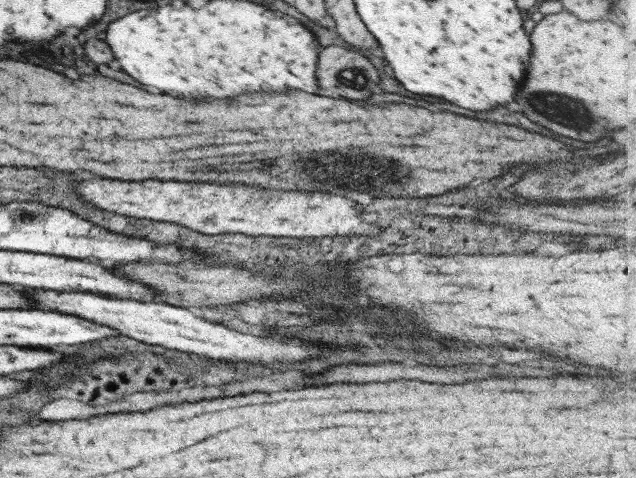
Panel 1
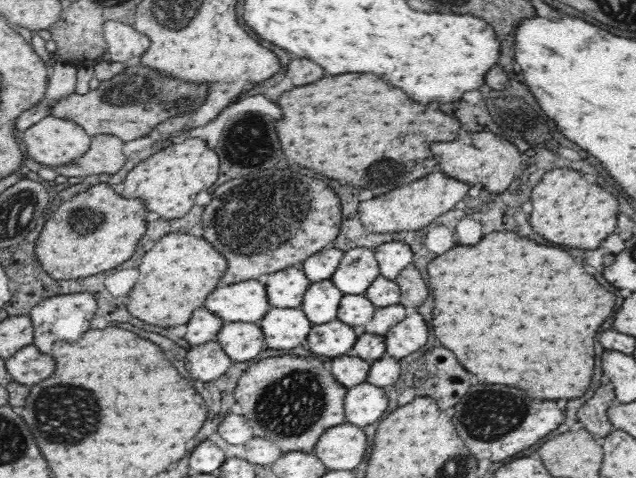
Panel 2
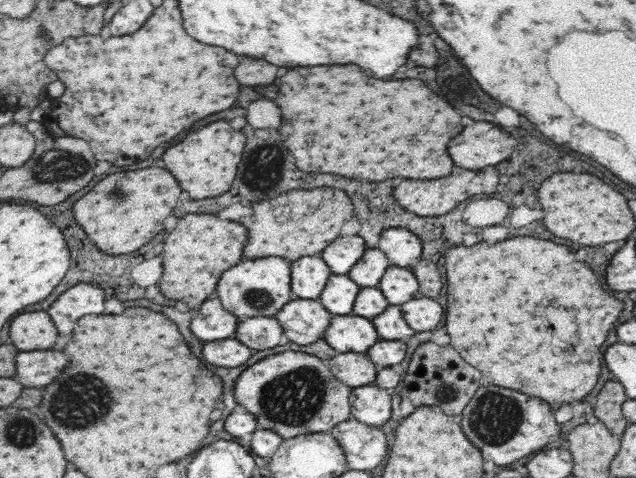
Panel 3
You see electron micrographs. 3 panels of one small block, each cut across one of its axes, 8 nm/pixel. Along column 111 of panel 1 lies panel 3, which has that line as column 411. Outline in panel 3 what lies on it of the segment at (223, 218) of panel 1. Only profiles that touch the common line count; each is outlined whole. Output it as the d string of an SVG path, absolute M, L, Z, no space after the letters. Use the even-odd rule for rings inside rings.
M486 166L486 170L474 172L474 170L460 170L456 176L438 178L438 180L404 180L394 188L394 198L402 204L405 210L414 214L435 218L449 213L460 203L458 200L466 200L476 194L492 194L498 188L498 170L494 166Z

